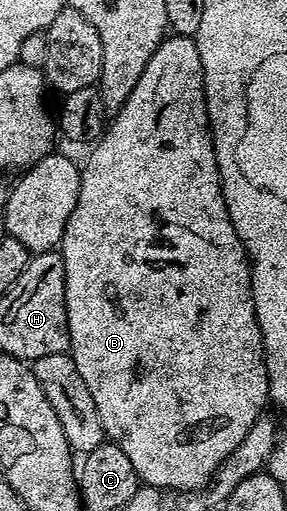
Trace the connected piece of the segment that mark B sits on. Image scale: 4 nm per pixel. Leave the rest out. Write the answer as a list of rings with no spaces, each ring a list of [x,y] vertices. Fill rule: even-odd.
[[[188,36],[165,37],[164,41],[160,43],[160,46],[154,52],[154,56],[150,56],[150,64],[146,64],[145,70],[142,71],[142,78],[138,80],[138,84],[134,84],[134,92],[130,92],[126,104],[122,104],[122,108],[115,111],[113,118],[116,119],[113,122],[111,119],[107,123],[104,133],[96,139],[94,145],[89,149],[93,149],[88,154],[88,158],[92,162],[83,163],[80,171],[78,200],[74,206],[74,212],[70,212],[70,220],[66,220],[64,238],[58,247],[59,257],[64,264],[64,291],[66,292],[70,353],[74,364],[78,368],[78,373],[82,376],[82,380],[86,380],[86,388],[90,388],[90,396],[94,396],[94,404],[98,408],[98,416],[102,416],[105,435],[111,441],[115,442],[116,445],[120,446],[122,452],[126,452],[126,456],[130,456],[130,464],[134,464],[134,472],[140,478],[141,483],[145,486],[157,486],[160,490],[174,490],[177,492],[182,490],[201,491],[211,482],[212,475],[216,473],[217,468],[220,467],[222,462],[230,456],[230,452],[234,452],[234,448],[238,448],[238,444],[242,444],[246,432],[250,432],[252,425],[265,413],[264,405],[269,405],[270,399],[268,396],[268,369],[264,363],[264,337],[260,335],[260,325],[256,319],[256,309],[254,308],[254,300],[252,299],[250,259],[248,253],[244,250],[243,244],[240,243],[239,236],[234,232],[234,224],[230,220],[230,212],[228,211],[228,205],[222,192],[216,150],[212,146],[212,131],[208,128],[208,105],[204,99],[202,60],[200,59],[200,53],[195,41]]]

